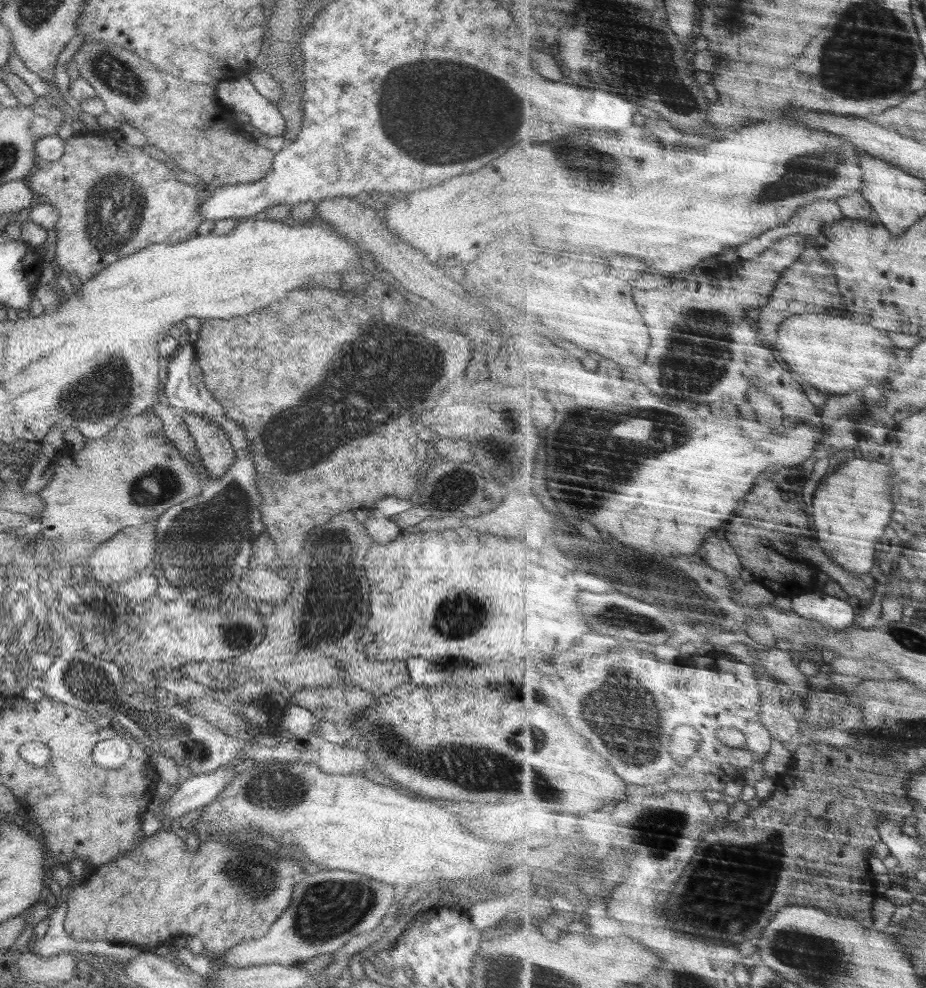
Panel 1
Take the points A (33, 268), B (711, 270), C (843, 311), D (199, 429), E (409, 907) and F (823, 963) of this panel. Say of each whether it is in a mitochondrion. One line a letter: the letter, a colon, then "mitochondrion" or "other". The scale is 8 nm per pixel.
A: other
B: other
C: other
D: other
E: other
F: mitochondrion

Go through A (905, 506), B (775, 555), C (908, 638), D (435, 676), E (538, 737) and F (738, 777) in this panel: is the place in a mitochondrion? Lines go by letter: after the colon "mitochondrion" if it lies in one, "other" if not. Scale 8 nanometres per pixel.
A: other
B: other
C: mitochondrion
D: other
E: mitochondrion
F: other

